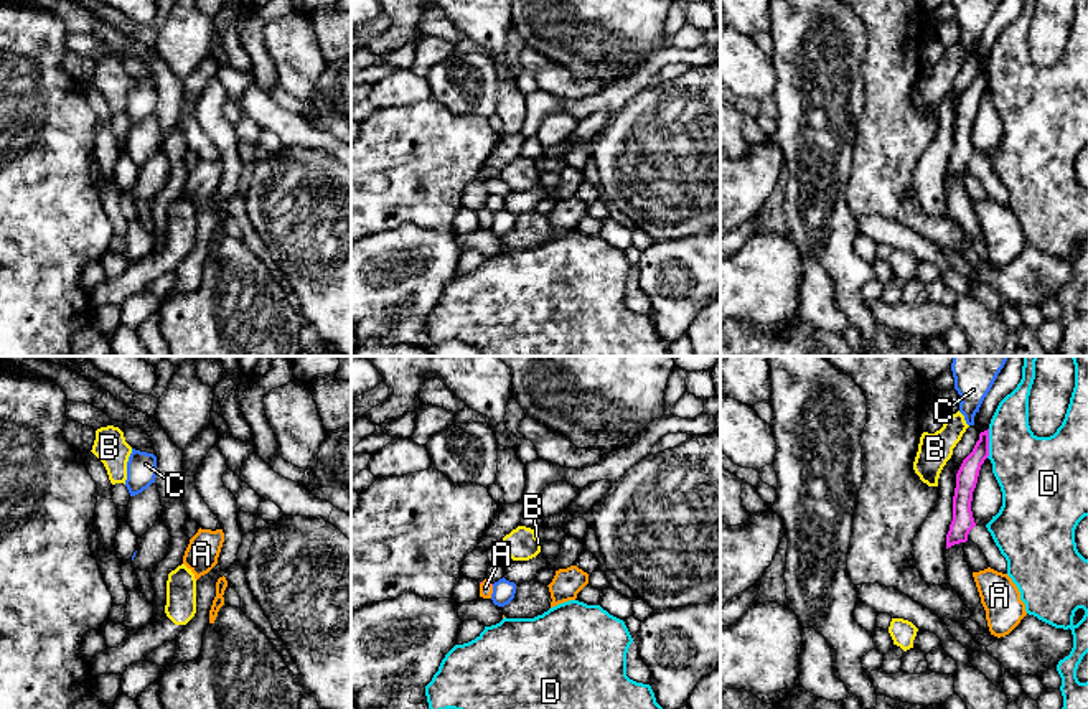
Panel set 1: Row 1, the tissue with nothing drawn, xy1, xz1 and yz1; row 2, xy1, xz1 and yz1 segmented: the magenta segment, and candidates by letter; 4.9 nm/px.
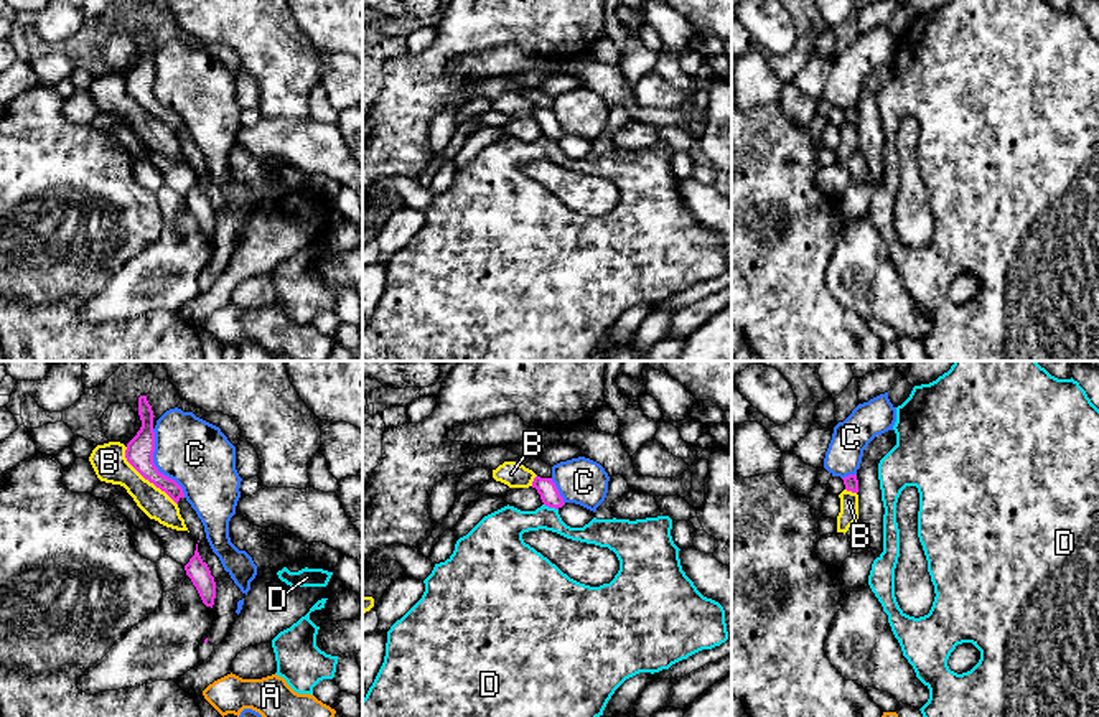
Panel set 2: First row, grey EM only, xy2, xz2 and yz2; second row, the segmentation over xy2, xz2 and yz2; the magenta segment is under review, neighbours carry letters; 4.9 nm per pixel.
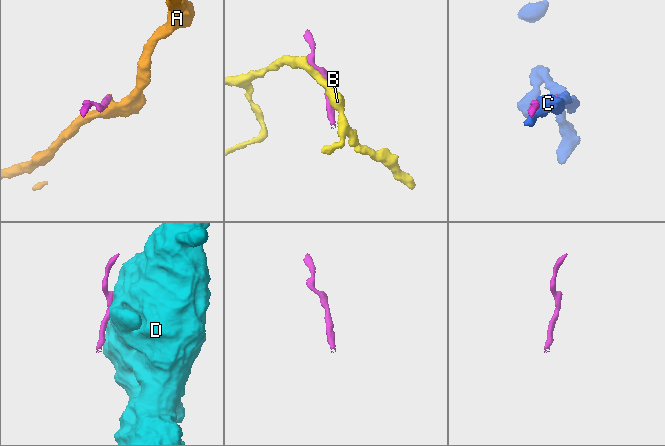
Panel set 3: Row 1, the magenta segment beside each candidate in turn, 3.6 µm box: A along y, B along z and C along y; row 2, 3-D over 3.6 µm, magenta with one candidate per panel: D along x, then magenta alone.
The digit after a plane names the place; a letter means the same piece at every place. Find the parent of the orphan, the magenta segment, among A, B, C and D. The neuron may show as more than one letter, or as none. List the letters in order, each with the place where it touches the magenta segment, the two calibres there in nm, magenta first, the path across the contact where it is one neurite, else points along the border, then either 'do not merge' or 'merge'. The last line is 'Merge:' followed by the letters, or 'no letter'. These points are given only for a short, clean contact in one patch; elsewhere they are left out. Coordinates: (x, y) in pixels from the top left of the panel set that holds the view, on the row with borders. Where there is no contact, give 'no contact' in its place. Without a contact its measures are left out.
A: no contact; merge
B: contact xy2 (145, 478); calibres 140 and 170 nm; border xy2 (126, 447), (126, 459), (177, 505); do not merge
C: contact xy2 (154, 465); calibres 140 and 320 nm; do not merge
D: contact yz1 (988, 444); calibres 110 and 340 nm; border yz1 (989, 429), (989, 454), (986, 457); do not merge
Merge: A

